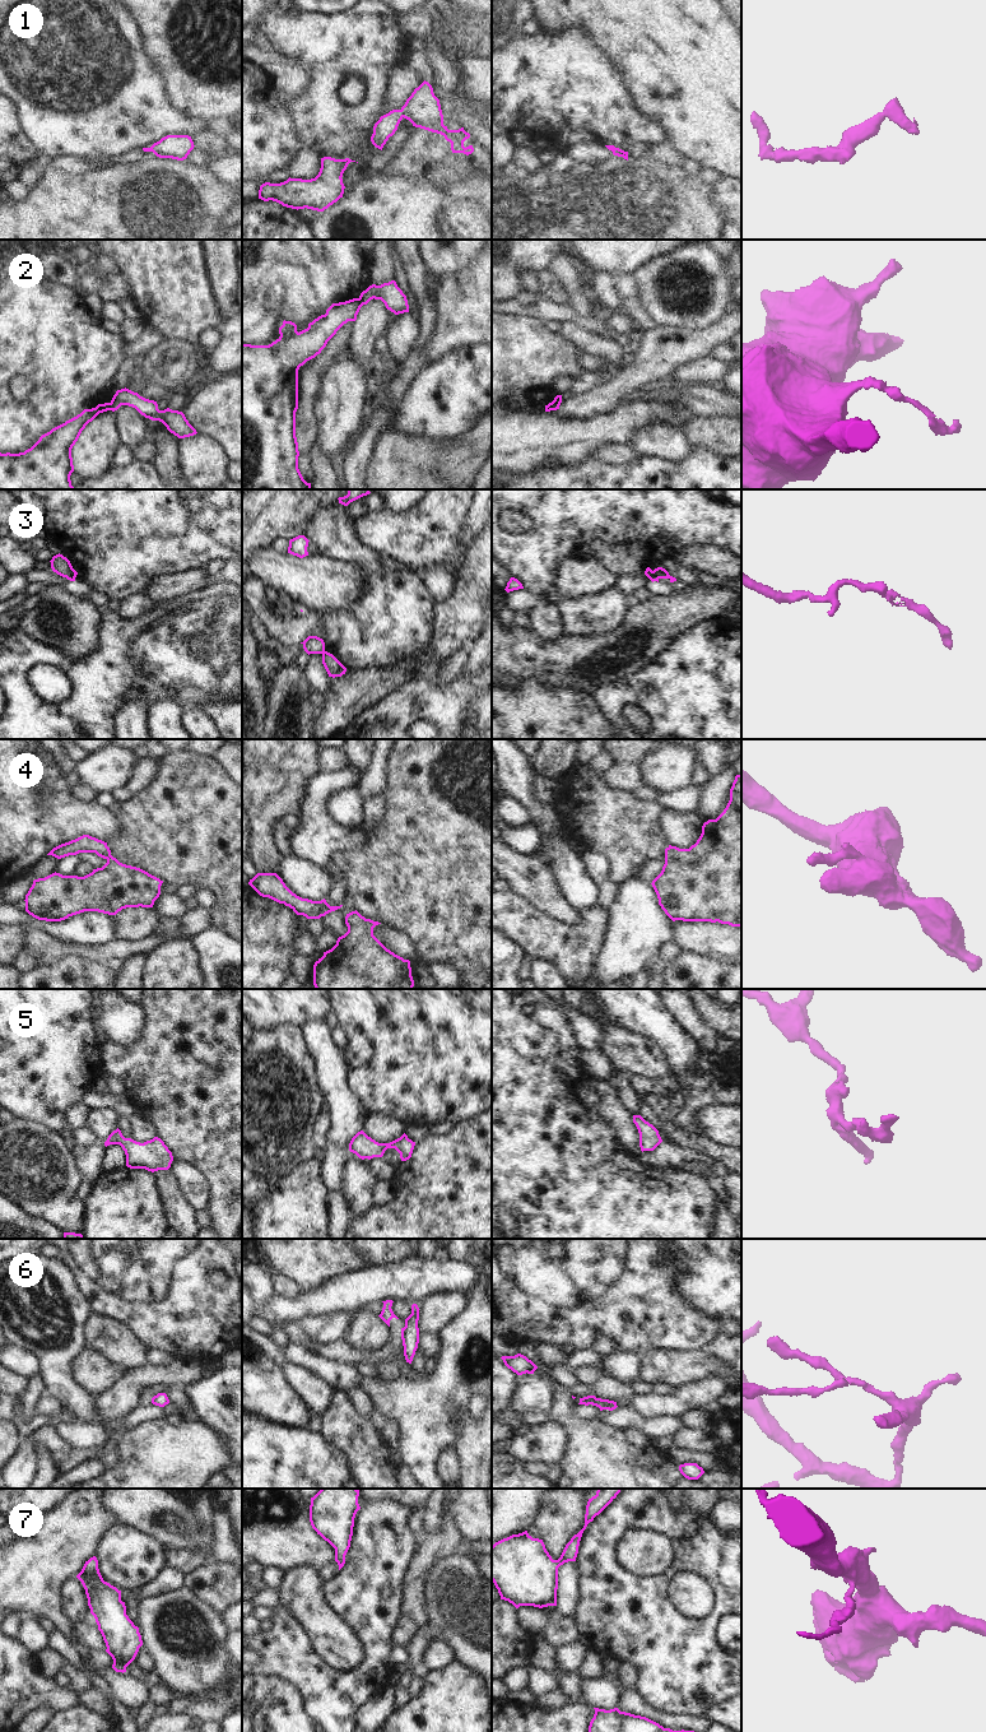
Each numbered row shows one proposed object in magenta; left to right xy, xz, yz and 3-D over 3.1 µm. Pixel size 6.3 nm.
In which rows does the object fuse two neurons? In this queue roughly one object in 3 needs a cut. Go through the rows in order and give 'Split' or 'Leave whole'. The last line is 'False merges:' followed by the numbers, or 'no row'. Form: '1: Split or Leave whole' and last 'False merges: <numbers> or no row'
1: Leave whole
2: Split
3: Split
4: Leave whole
5: Leave whole
6: Split
7: Leave whole
False merges: 2, 3, 6.

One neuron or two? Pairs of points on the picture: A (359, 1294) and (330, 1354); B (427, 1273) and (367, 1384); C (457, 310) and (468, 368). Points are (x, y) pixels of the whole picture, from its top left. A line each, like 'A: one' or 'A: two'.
A: two
B: two
C: two

